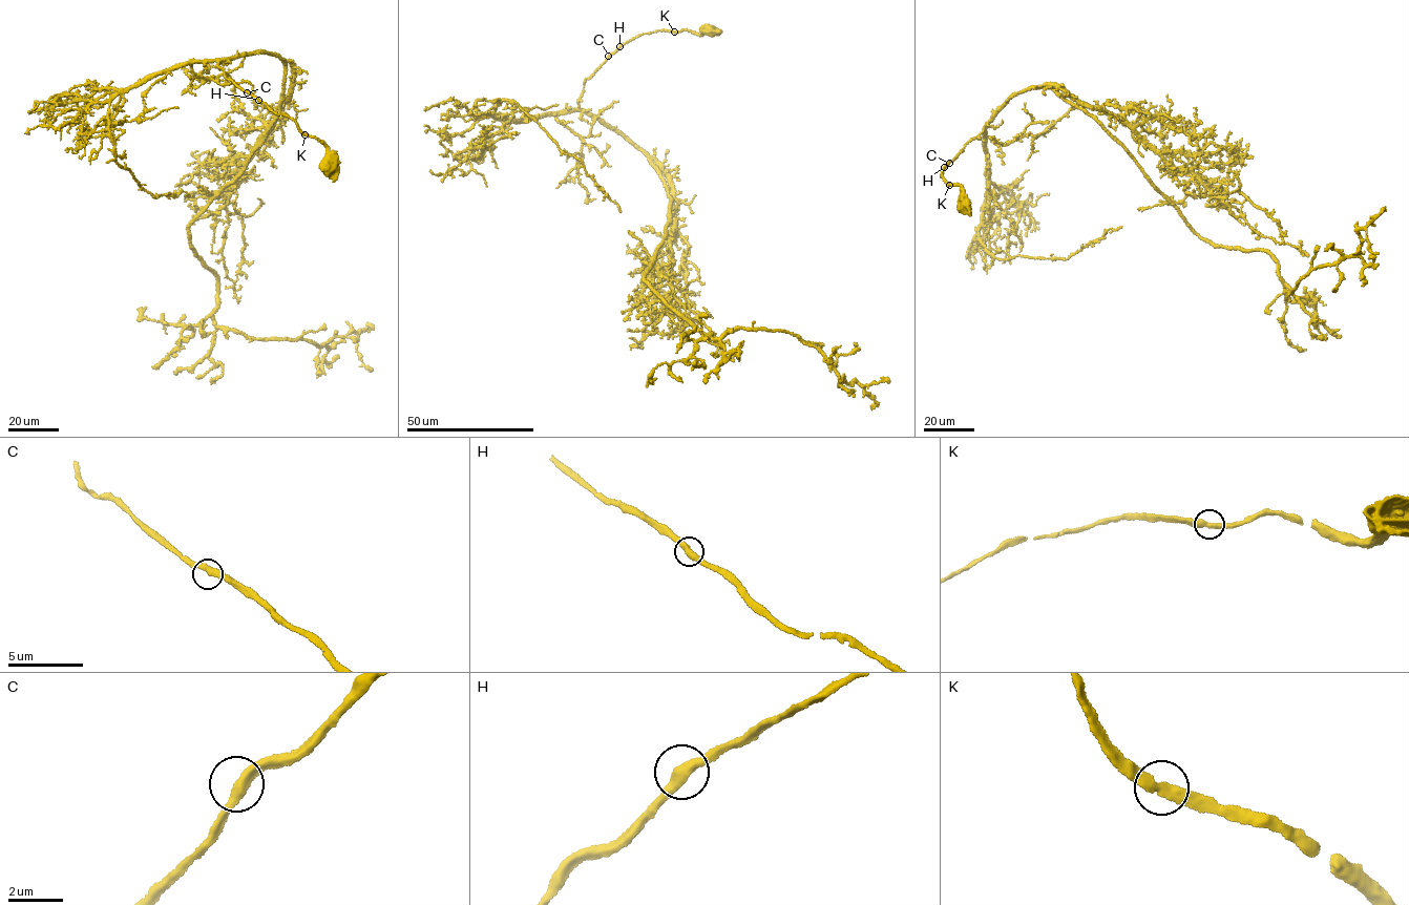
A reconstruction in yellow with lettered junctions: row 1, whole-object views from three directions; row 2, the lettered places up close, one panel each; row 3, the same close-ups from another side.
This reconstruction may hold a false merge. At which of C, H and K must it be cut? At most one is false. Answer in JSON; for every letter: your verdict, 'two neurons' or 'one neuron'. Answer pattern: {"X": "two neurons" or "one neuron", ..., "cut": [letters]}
{"C": "one neuron", "H": "one neuron", "K": "one neuron", "cut": []}

